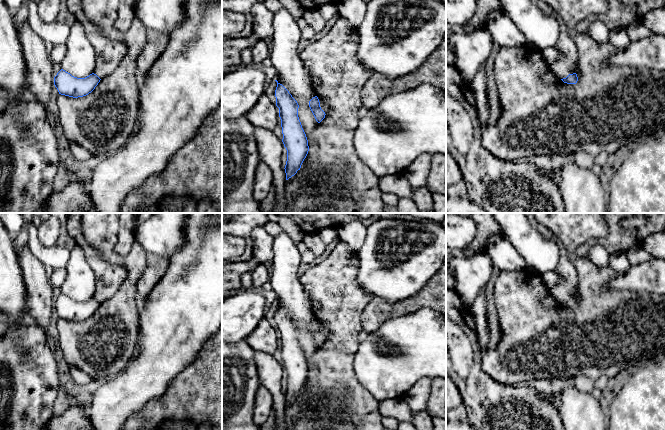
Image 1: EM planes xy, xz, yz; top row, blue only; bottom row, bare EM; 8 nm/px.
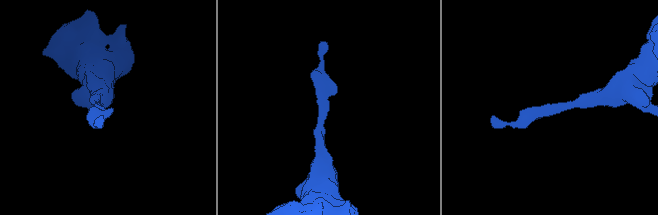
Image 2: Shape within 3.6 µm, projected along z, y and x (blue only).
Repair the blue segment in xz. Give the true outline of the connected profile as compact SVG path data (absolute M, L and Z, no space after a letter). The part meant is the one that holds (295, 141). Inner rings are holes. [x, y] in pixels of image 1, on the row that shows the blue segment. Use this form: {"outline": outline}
{"outline": "M277 80L275 90L276 106L279 108L279 117L283 139L282 142L287 150L285 165L286 180L294 176L306 158L309 146L306 134L298 117L299 105L289 91Z"}

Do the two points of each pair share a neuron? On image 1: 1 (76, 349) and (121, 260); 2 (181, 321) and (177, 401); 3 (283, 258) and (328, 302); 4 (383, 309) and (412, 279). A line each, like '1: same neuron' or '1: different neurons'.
1: same neuron
2: different neurons
3: different neurons
4: different neurons

